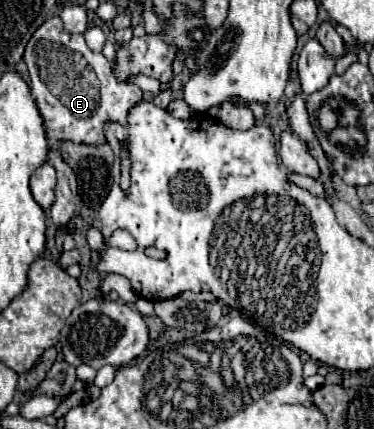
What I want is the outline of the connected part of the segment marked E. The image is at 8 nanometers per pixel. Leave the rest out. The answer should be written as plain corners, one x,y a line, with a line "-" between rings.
48,18
28,40
24,60
28,64
32,96
38,102
52,142
72,140
74,144
104,144
104,124
108,120
126,124
130,108
140,104
142,90
132,84
120,84
104,54
86,46
82,34
66,34
60,18

